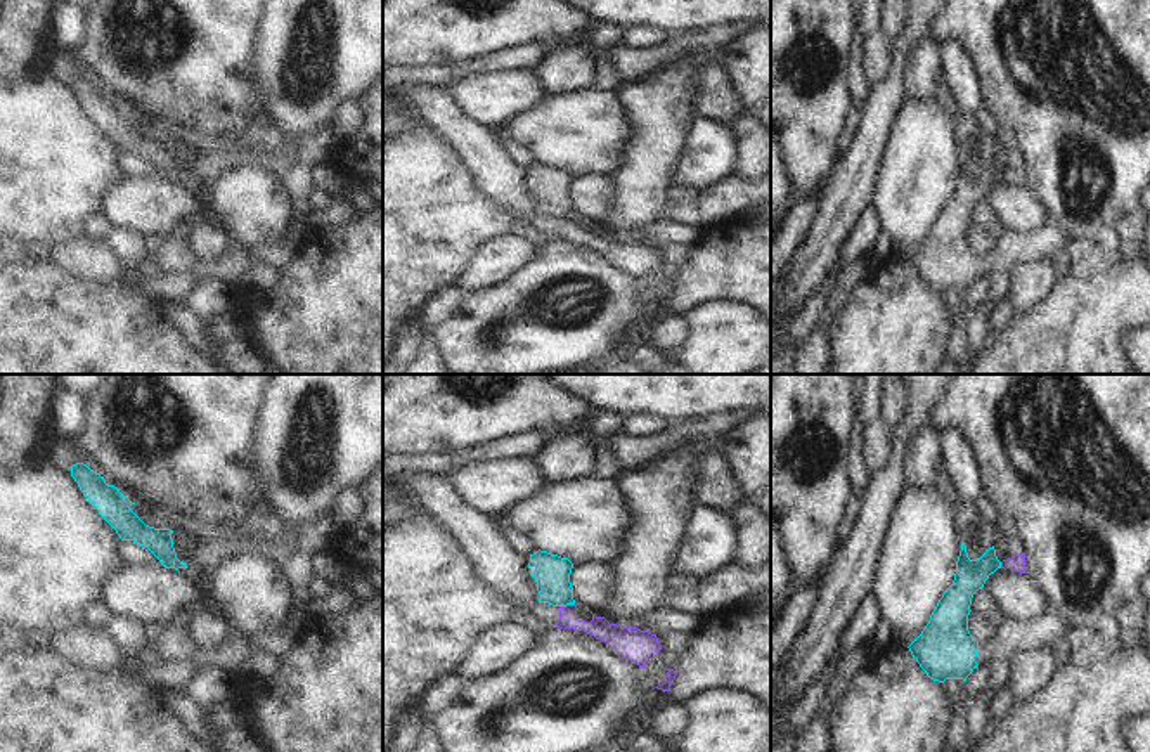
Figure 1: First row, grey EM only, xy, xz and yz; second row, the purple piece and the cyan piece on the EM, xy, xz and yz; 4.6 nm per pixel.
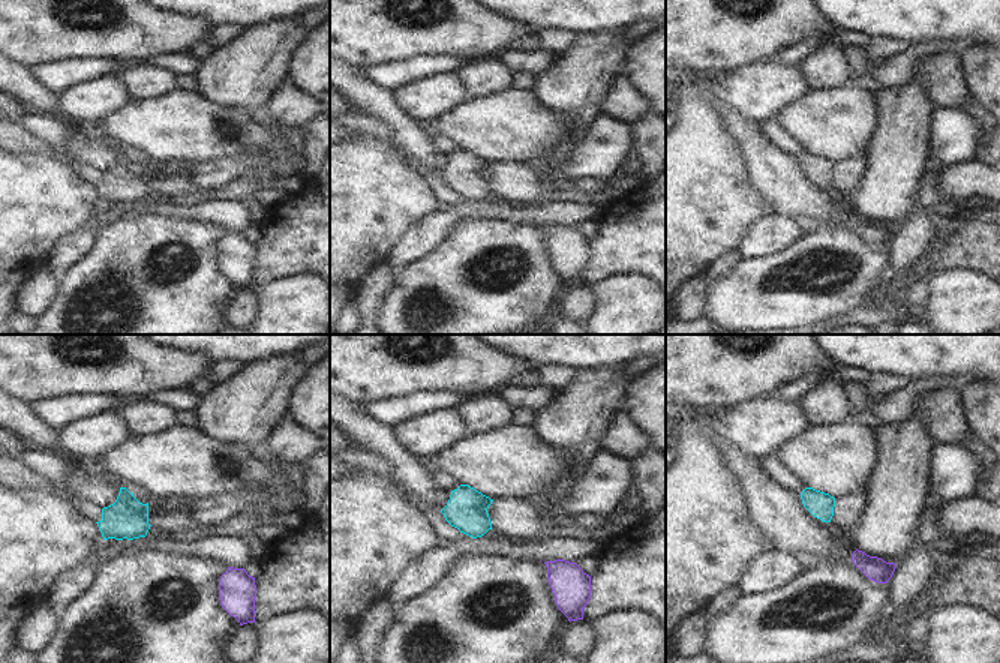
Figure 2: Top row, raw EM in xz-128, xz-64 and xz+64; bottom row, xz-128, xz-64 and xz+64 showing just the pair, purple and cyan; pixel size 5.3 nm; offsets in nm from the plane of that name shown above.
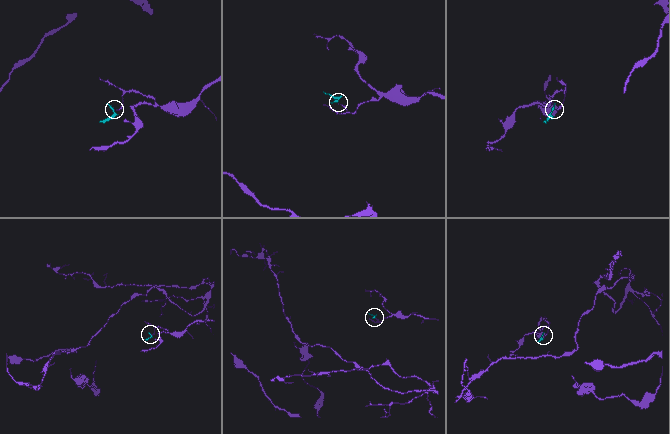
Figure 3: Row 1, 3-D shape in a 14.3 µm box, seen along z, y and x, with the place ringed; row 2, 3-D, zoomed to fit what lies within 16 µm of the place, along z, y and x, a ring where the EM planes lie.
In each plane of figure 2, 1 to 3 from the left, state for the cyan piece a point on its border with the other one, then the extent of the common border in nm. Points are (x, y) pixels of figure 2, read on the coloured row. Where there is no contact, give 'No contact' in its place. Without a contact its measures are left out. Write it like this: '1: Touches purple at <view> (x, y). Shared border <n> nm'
1: No contact
2: No contact
3: No contact

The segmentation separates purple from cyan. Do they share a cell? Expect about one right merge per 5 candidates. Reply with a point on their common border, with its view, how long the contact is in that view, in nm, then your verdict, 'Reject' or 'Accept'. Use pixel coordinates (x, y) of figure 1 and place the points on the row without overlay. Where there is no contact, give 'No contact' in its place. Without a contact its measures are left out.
Touches purple at xz (567, 217). Shared border 70 nm. Reject

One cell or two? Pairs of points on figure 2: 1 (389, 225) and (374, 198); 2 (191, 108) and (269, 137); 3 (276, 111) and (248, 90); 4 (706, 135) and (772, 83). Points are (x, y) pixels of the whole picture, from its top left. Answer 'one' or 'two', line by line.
1: one
2: one
3: two
4: two

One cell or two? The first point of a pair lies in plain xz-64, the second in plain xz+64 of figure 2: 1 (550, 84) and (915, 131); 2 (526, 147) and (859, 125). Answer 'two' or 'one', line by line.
1: one
2: one

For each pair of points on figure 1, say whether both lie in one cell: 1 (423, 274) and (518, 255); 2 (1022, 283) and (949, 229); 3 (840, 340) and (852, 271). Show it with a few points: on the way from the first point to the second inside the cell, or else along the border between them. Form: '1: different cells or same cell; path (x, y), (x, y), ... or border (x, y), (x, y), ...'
1: different cells; border (501, 234), (478, 253), (459, 281)
2: different cells; border (1046, 253), (1020, 259), (1007, 269)
3: different cells; border (865, 279), (851, 290), (840, 311), (826, 324)

